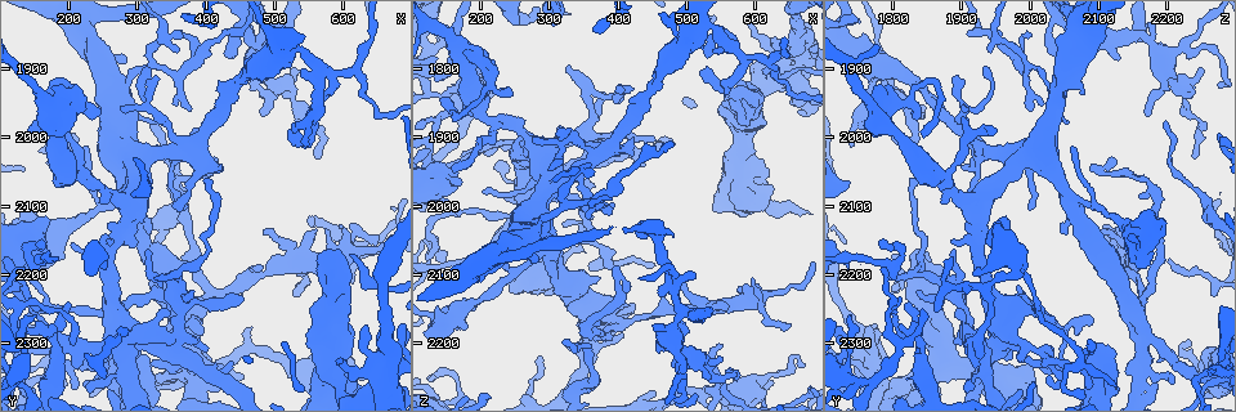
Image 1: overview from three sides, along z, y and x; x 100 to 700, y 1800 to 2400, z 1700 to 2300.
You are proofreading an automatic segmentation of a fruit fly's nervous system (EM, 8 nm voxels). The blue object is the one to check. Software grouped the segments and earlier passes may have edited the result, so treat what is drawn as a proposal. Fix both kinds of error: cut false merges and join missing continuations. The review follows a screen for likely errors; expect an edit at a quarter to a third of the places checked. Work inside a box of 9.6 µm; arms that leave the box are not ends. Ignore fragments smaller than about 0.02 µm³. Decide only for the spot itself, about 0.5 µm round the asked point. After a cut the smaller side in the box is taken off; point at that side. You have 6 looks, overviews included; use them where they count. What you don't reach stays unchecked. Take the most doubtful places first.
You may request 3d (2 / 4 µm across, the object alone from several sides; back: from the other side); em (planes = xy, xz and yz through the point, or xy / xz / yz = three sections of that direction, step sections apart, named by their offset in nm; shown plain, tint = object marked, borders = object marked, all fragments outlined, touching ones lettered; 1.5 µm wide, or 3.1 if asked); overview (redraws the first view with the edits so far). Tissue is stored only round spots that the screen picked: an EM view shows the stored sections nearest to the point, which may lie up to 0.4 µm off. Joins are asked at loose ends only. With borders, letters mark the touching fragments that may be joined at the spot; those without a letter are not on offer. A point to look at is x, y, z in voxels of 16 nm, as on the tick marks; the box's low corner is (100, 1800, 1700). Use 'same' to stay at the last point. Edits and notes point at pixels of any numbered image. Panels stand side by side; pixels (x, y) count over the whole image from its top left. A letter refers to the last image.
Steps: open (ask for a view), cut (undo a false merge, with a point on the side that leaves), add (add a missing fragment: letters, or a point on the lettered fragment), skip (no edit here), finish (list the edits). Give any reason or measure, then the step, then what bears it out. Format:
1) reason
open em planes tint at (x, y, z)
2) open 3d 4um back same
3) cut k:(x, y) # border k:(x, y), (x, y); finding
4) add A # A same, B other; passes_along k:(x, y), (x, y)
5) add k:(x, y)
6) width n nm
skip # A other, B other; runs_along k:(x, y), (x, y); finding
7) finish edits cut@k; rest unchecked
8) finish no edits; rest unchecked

two arms at a narrow angle
open 3d 4um at (490, 1850, 2160)

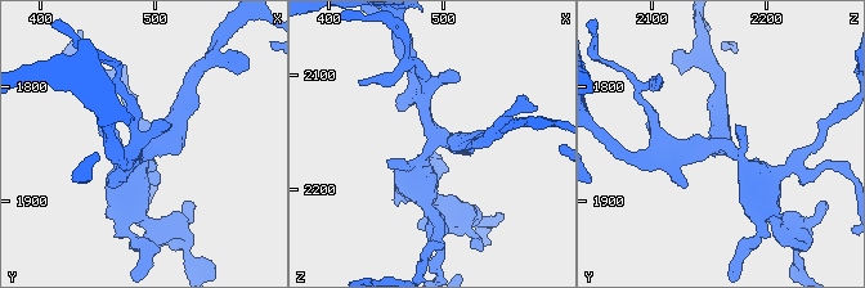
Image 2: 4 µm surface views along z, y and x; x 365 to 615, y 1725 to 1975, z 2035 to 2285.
open em yz step 4 tint at (488, 1854, 2164)

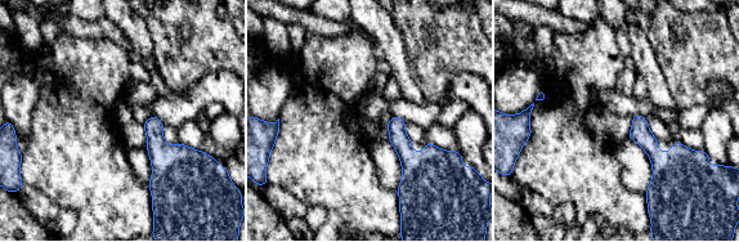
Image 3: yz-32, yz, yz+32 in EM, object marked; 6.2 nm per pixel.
cut it another way
open em planes borders same

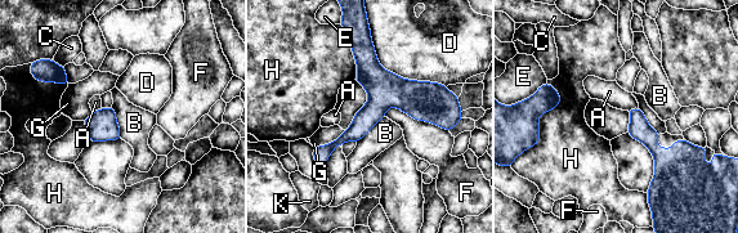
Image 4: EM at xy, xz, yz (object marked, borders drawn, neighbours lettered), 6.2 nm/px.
width 50 nm
skip # A other, B other, C other, D other, E other, F other, G other, H other, K other; runs_along 4:(363, 37), (375, 108), (321, 160); one cell here

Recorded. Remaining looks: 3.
branch stops here
open 3d 2um at (425, 2050, 1900)

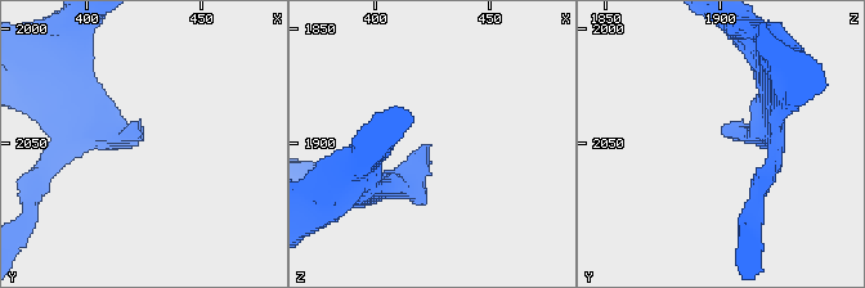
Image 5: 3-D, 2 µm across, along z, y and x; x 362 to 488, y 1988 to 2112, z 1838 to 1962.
open em yz step 4 borders at (422, 2045, 1900)

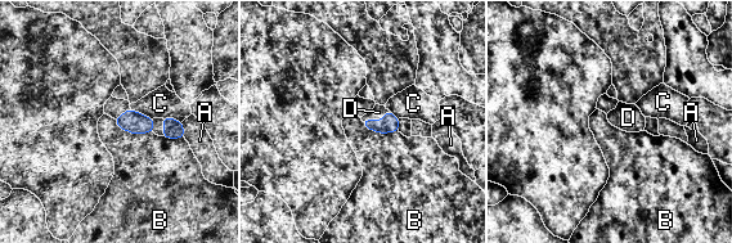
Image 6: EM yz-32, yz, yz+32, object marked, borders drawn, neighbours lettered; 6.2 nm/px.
width 110 nm; longest_contact B 260 nm
add D # A other, B other, C other, D same; it goes on there

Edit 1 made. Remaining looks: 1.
finish edits add@6; rest unchecked

